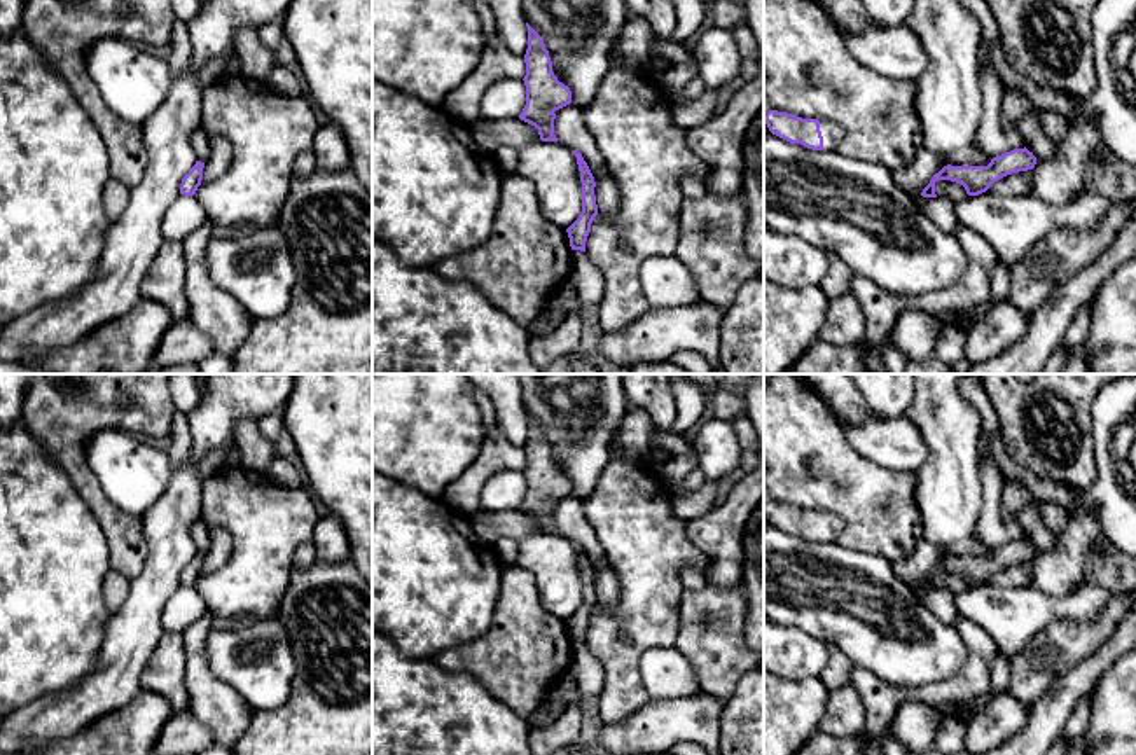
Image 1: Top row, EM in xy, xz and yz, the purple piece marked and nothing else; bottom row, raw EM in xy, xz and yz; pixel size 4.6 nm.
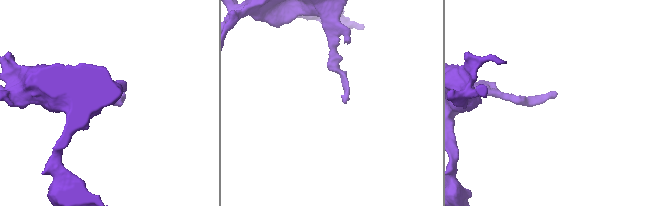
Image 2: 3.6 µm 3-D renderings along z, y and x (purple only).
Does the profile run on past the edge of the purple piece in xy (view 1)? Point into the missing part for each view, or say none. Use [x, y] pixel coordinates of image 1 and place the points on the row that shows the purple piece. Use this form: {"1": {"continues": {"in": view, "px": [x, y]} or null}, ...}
{"1": {"continues": null}}

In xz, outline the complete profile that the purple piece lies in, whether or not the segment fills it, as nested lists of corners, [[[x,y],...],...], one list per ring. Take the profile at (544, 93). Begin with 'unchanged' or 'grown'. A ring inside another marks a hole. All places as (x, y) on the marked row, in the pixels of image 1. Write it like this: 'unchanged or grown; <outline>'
unchanged; [[[528,26],[526,63],[526,105],[519,115],[521,121],[538,129],[542,142],[558,142],[554,135],[556,110],[571,103],[571,91],[558,80],[552,72],[552,61],[544,38]]]

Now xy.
unchanged; [[[196,161],[196,164],[189,170],[189,173],[182,178],[180,194],[194,196],[203,180],[204,163]]]

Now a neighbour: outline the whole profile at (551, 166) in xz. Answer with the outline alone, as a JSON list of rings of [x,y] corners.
[[[559,142],[521,147],[516,173],[537,187],[542,215],[568,229],[582,211],[582,182],[573,150]]]

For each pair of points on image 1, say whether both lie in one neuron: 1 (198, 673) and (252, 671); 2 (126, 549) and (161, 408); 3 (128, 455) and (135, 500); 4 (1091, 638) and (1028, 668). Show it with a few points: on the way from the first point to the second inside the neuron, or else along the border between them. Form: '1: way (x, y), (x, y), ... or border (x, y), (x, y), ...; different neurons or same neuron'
1: border (208, 633), (205, 640), (208, 668), (245, 699); different neurons
2: way (96, 500), (77, 471), (77, 437), (112, 411); same neuron
3: way (128, 465), (133, 474), (135, 490); same neuron
4: way (1075, 640), (1063, 644), (1044, 659); same neuron

